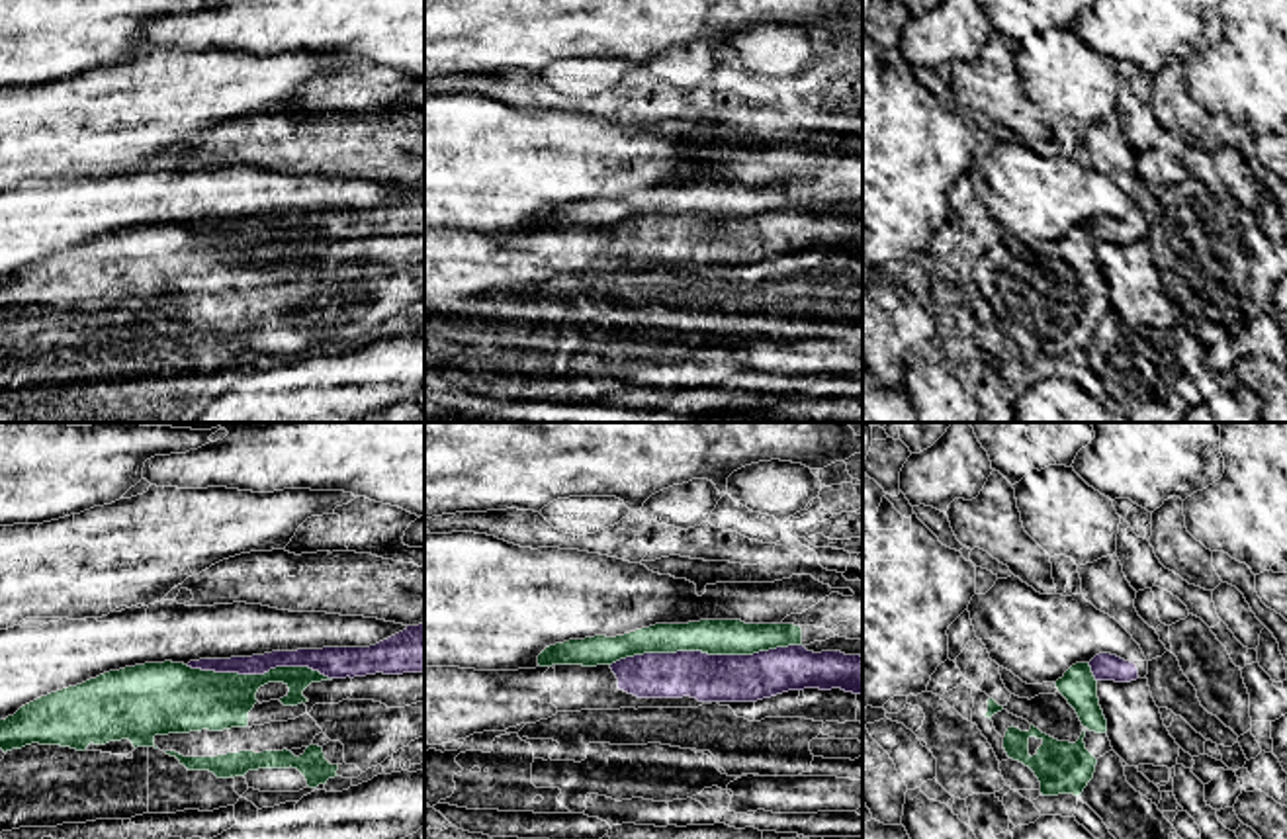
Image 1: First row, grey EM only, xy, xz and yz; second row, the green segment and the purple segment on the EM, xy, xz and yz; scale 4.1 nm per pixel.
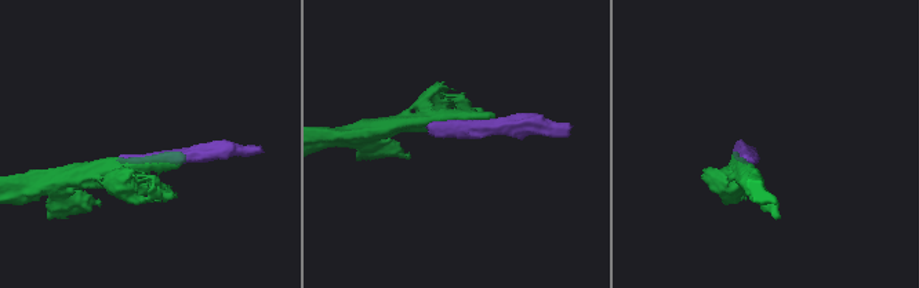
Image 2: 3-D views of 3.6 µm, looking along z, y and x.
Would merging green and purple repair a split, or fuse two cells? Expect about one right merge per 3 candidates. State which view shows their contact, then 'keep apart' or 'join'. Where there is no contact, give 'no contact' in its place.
xz | keep apart

